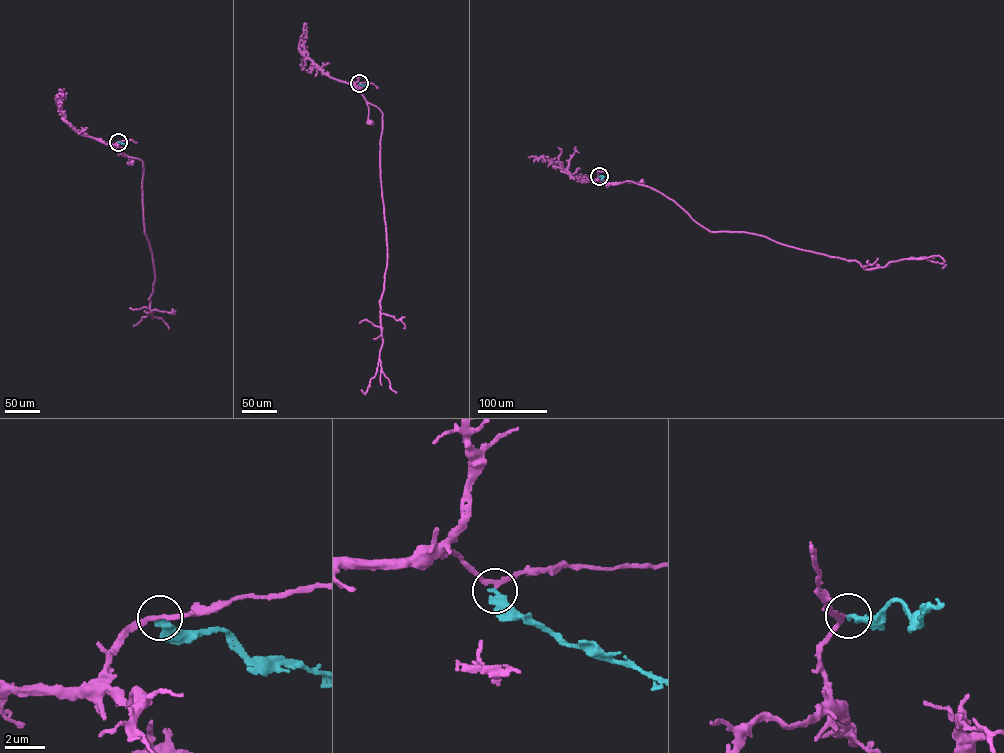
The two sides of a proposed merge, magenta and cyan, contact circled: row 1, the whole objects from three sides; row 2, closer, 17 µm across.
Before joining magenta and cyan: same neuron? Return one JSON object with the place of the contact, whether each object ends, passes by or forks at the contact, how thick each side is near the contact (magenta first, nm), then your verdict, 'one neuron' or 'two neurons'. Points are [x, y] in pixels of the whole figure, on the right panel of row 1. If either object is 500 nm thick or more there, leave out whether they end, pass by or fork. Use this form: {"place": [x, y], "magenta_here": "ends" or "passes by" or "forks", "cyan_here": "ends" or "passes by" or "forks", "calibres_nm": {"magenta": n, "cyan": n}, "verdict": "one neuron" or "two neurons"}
{"place": [599, 176], "magenta_here": "passes by", "cyan_here": "ends", "calibres_nm": {"magenta": 200, "cyan": 360}, "verdict": "one neuron"}

